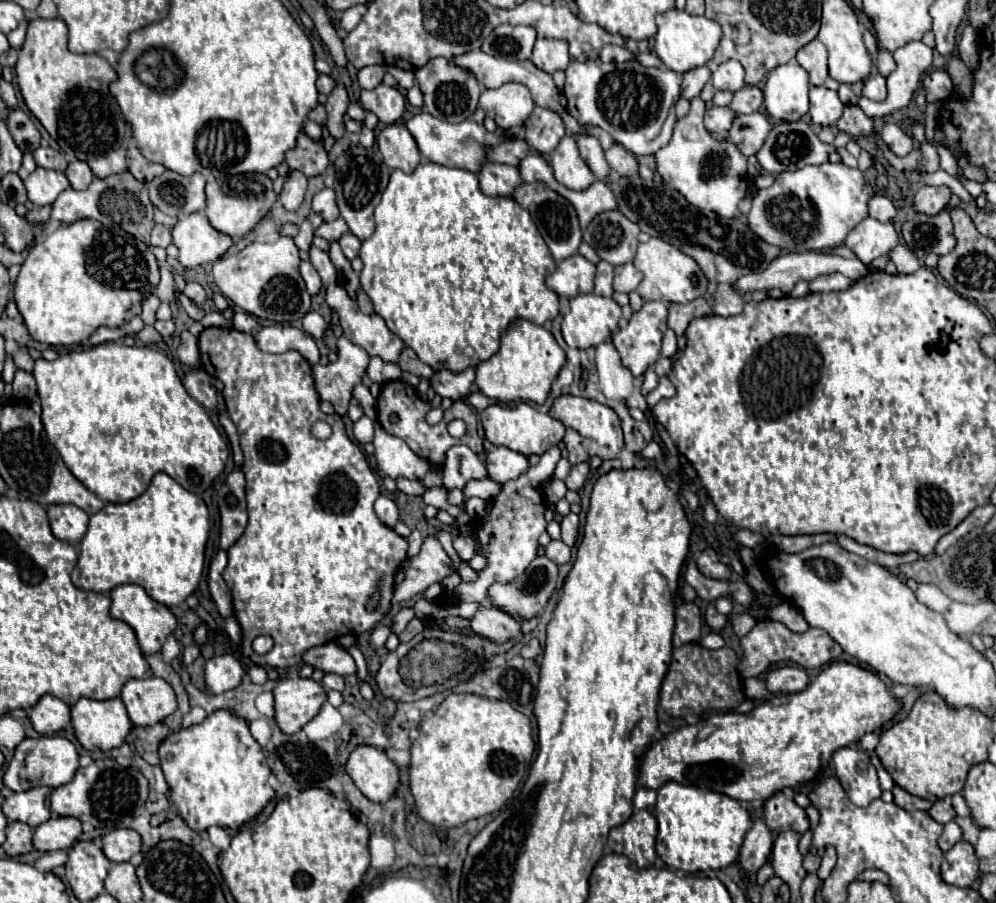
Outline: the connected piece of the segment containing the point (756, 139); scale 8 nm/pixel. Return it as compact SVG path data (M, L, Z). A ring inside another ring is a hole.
M750 113L750 115L736 115L732 121L732 127L728 131L728 139L740 149L742 155L756 155L756 151L762 147L762 143L768 137L770 121L762 113Z

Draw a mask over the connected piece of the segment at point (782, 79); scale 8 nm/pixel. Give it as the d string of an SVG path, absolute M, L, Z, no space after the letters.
M796 63L778 65L768 73L764 105L772 119L798 121L808 113L808 73Z

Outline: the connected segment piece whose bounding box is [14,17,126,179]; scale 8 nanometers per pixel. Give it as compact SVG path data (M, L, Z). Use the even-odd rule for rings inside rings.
M32 19L28 23L26 41L14 65L20 93L30 113L44 125L62 151L66 147L86 161L100 179L126 171L126 121L110 95L108 85L116 79L116 71L98 55L76 55L66 47L68 27L62 19Z

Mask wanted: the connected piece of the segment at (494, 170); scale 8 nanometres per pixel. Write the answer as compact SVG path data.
M482 163L478 171L480 189L486 195L512 195L514 189L522 183L518 167L502 165L502 163Z

